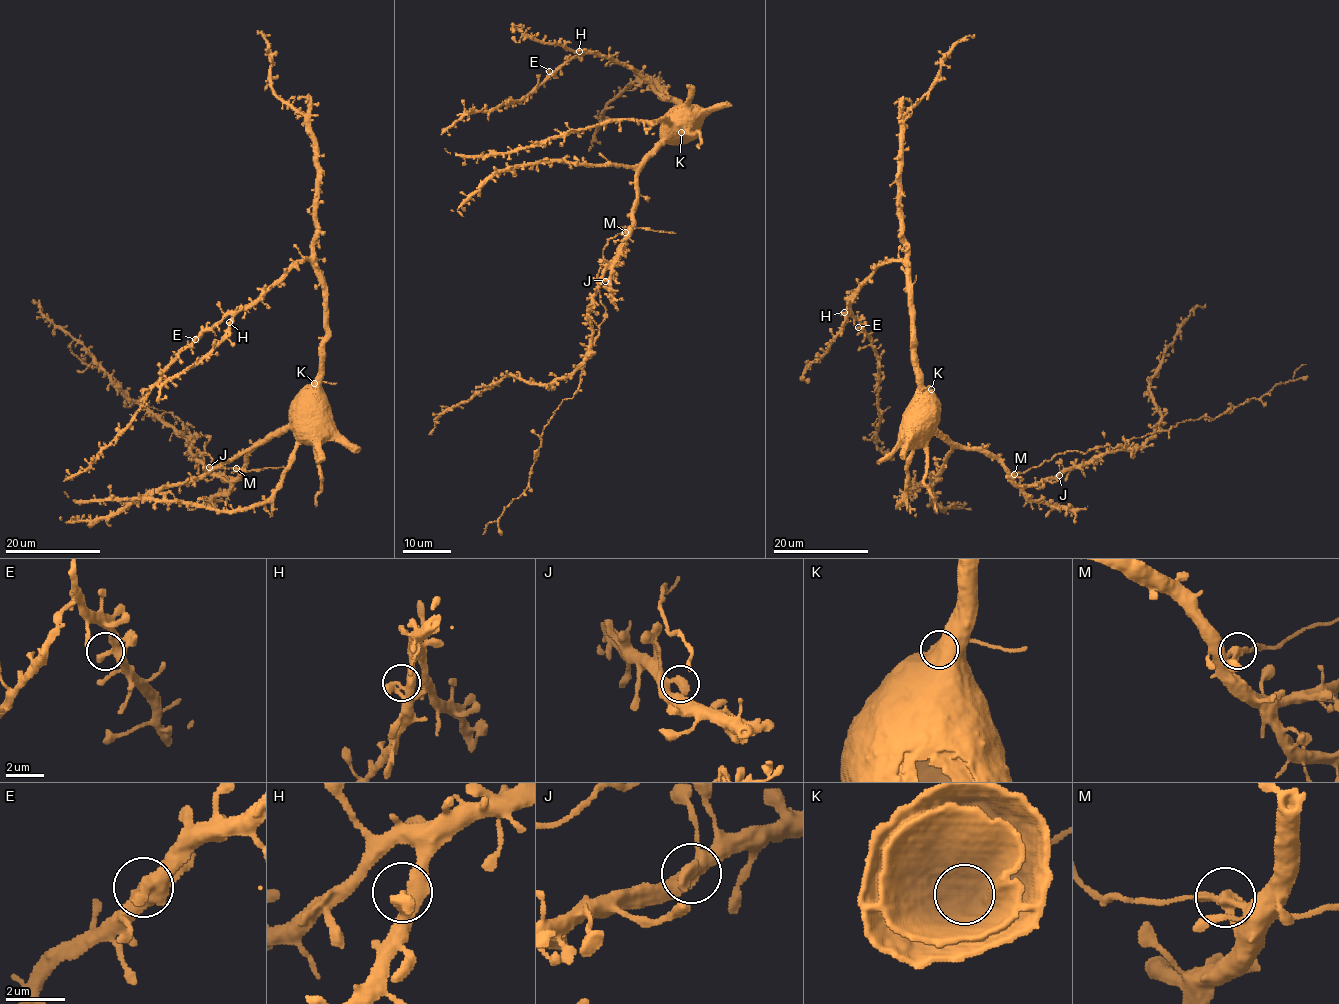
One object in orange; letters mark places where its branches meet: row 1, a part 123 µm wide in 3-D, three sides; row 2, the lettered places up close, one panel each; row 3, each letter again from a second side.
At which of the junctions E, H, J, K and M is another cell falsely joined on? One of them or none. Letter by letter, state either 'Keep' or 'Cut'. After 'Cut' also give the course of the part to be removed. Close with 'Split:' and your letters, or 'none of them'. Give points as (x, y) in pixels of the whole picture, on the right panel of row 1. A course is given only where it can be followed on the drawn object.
E: Keep
H: Keep
J: Keep
K: Keep
M: Keep
Split: none of them

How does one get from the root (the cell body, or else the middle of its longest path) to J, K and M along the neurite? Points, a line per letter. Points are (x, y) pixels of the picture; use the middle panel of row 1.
J: (662, 138), (639, 172), (635, 224), (618, 256), (604, 274), (605, 281)
K: (662, 138), (676, 137), (681, 132)
M: (662, 138), (639, 172), (638, 204), (634, 213), (635, 221), (626, 232)

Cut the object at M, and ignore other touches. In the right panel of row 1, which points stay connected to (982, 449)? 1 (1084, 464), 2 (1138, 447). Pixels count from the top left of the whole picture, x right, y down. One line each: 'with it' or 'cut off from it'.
1: with it
2: with it

